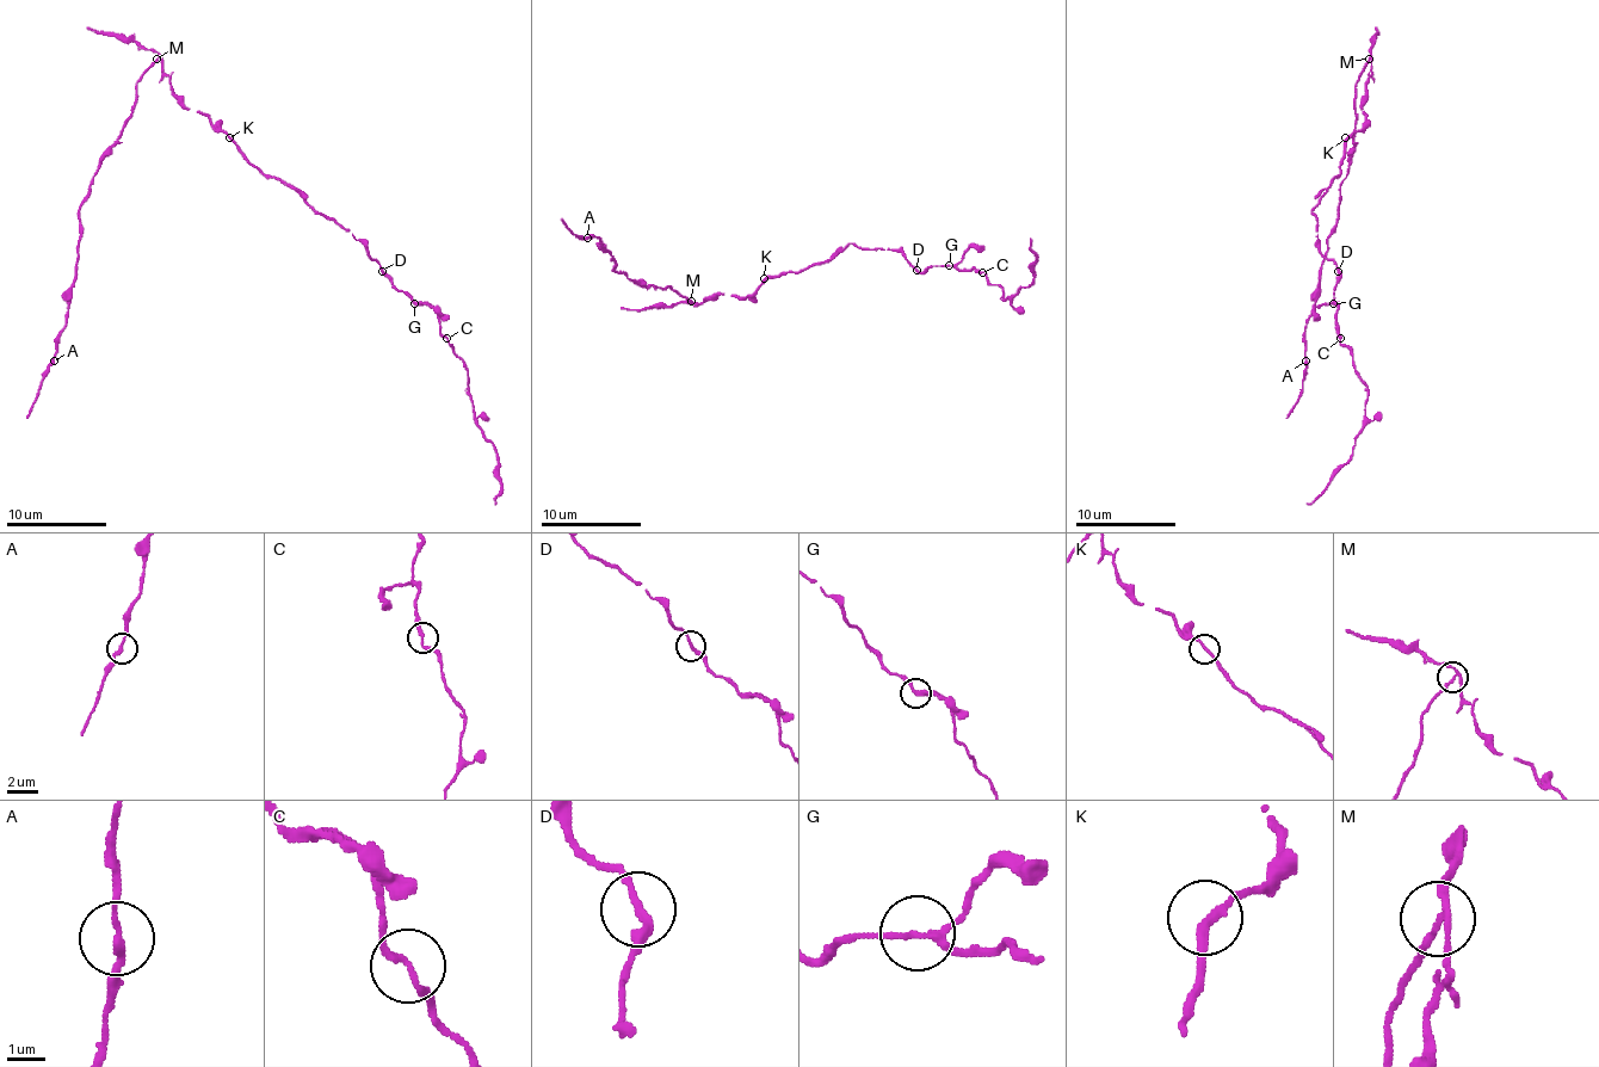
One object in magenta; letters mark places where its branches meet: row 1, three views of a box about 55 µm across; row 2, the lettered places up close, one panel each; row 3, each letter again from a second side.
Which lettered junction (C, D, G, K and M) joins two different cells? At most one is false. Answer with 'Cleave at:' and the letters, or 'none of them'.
Cleave at: M

